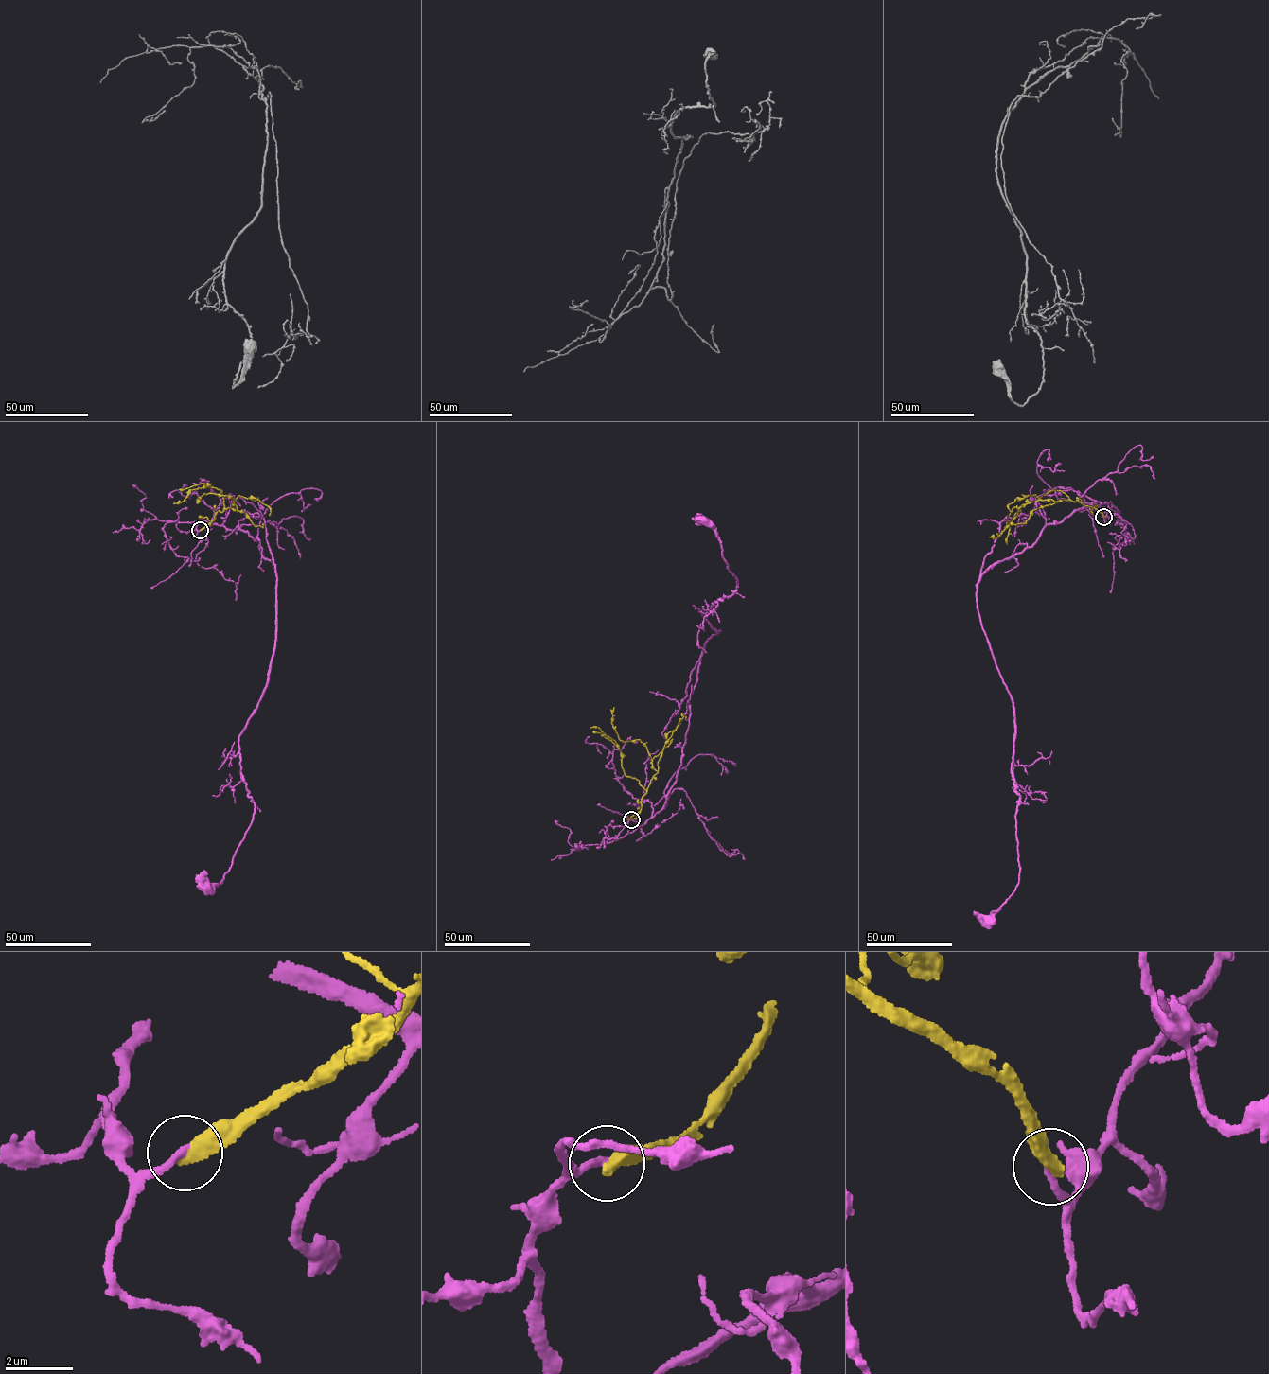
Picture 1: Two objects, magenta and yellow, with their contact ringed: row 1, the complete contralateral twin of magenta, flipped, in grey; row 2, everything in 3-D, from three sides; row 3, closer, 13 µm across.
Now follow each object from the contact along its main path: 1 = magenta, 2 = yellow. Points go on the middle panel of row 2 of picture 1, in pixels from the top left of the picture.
1: (631, 819), (627, 833), (660, 810), (676, 781), (703, 648), (721, 630), (706, 618), (737, 586), (705, 521)
2: (631, 819), (640, 812), (642, 797), (658, 771), (646, 748), (639, 739), (620, 740), (611, 723), (614, 707)

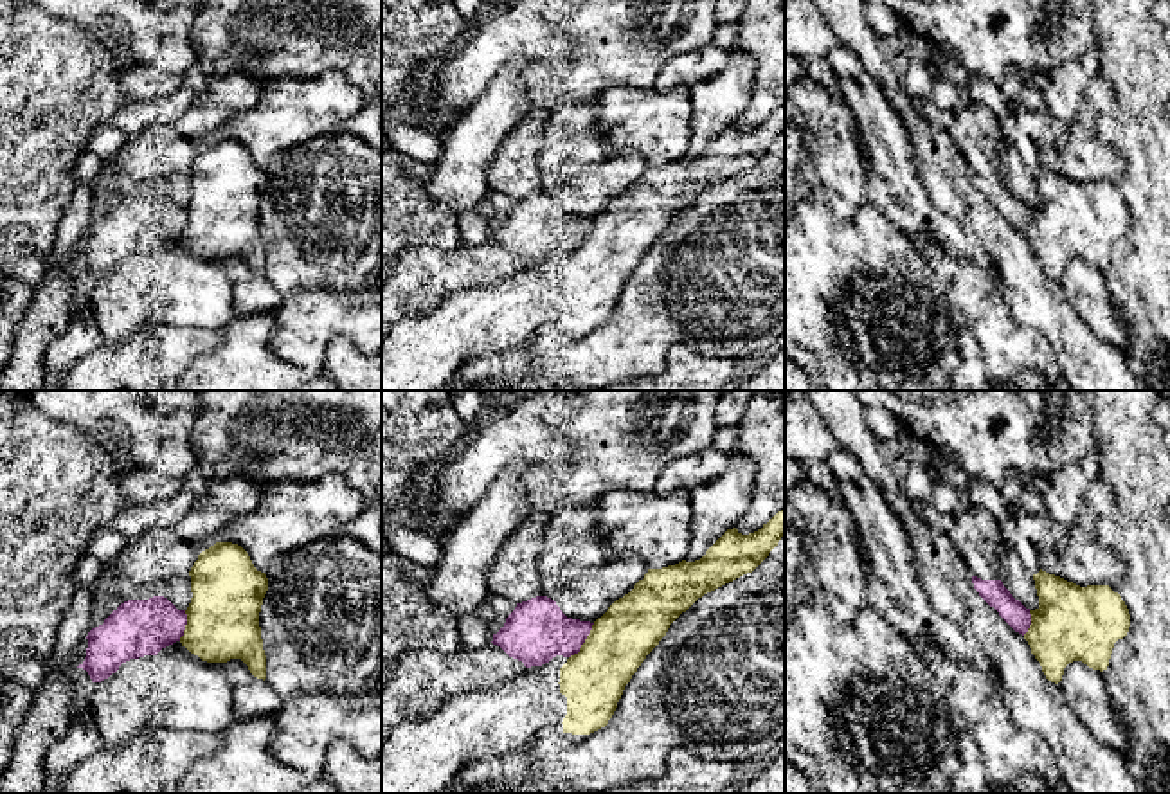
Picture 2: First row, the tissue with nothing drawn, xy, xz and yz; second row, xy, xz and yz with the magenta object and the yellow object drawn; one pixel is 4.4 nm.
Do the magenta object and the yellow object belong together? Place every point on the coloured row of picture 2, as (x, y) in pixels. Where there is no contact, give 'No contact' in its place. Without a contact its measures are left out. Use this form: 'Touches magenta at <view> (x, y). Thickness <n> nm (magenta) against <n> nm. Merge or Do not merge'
Touches magenta at xz (584, 641). Thickness 280 nm (magenta) against 280 nm. Do not merge

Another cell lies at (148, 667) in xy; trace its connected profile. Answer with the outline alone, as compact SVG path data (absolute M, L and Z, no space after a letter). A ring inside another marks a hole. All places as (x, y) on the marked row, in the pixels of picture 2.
M157 655L130 659L108 679L94 682L90 709L106 749L119 749L140 731L169 731L151 726L158 691L160 666Z

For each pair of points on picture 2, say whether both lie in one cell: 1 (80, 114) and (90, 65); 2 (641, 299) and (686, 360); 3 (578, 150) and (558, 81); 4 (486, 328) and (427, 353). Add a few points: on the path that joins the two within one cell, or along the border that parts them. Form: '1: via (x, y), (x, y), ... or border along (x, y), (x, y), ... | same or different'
1: via (80, 101), (80, 78) | same
2: border along (672, 342), (666, 351), (666, 364), (659, 371) | different
3: border along (598, 96), (587, 101), (564, 103), (551, 114) | different
4: via (472, 328), (459, 328), (441, 341) | same

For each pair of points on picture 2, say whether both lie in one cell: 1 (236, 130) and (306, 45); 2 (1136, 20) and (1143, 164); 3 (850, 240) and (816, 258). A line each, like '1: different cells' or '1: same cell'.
1: different cells
2: same cell
3: same cell

